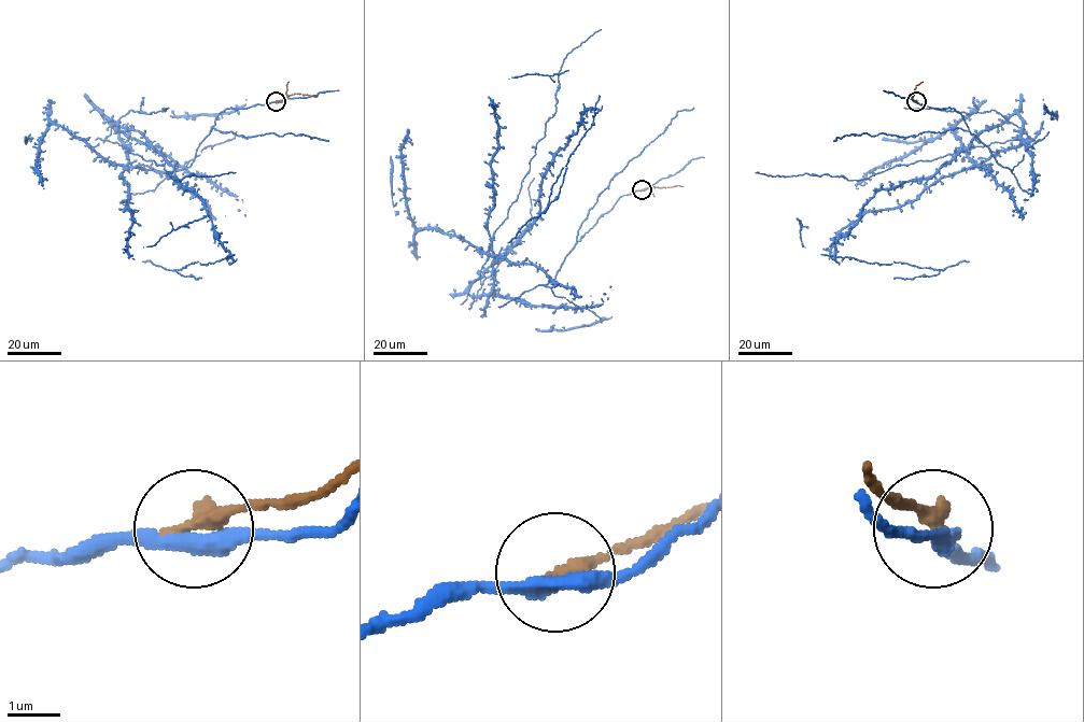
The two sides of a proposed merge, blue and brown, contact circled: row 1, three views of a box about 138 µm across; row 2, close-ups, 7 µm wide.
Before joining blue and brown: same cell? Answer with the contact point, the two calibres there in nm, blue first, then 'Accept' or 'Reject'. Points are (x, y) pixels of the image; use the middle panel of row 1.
Place: (642, 189). Thickness 320 nm (blue) against 340 nm. Reject

